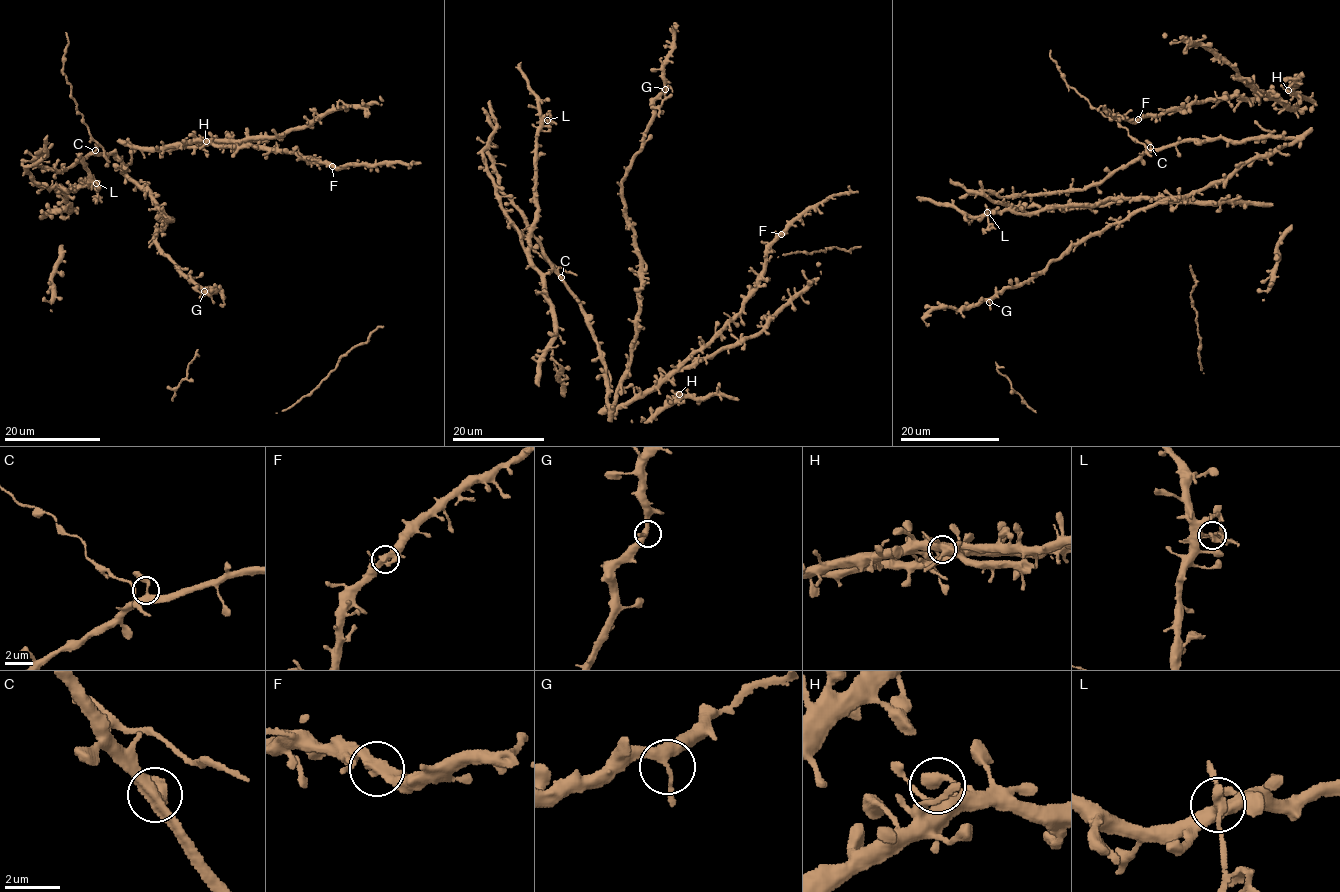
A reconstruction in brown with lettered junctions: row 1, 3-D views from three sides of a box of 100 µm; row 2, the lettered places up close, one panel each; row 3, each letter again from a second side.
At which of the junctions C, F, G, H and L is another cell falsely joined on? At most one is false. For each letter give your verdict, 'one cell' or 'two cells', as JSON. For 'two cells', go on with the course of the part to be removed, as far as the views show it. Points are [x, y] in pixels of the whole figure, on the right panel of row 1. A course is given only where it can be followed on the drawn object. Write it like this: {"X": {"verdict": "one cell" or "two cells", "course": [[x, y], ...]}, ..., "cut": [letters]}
{"C": {"verdict": "one cell"}, "F": {"verdict": "one cell"}, "G": {"verdict": "one cell"}, "H": {"verdict": "one cell"}, "L": {"verdict": "two cells", "course": [[987, 212], [988, 229], [982, 234]]}, "cut": ["L"]}

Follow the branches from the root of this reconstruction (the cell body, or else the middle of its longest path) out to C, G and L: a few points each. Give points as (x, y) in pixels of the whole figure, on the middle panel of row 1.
C: (605, 372), (599, 344), (588, 316), (561, 277)
G: (605, 372), (612, 404), (630, 359), (640, 286), (623, 177), (665, 89)
L: (605, 372), (581, 302), (500, 187), (494, 129), (483, 162), (526, 236), (547, 120)

